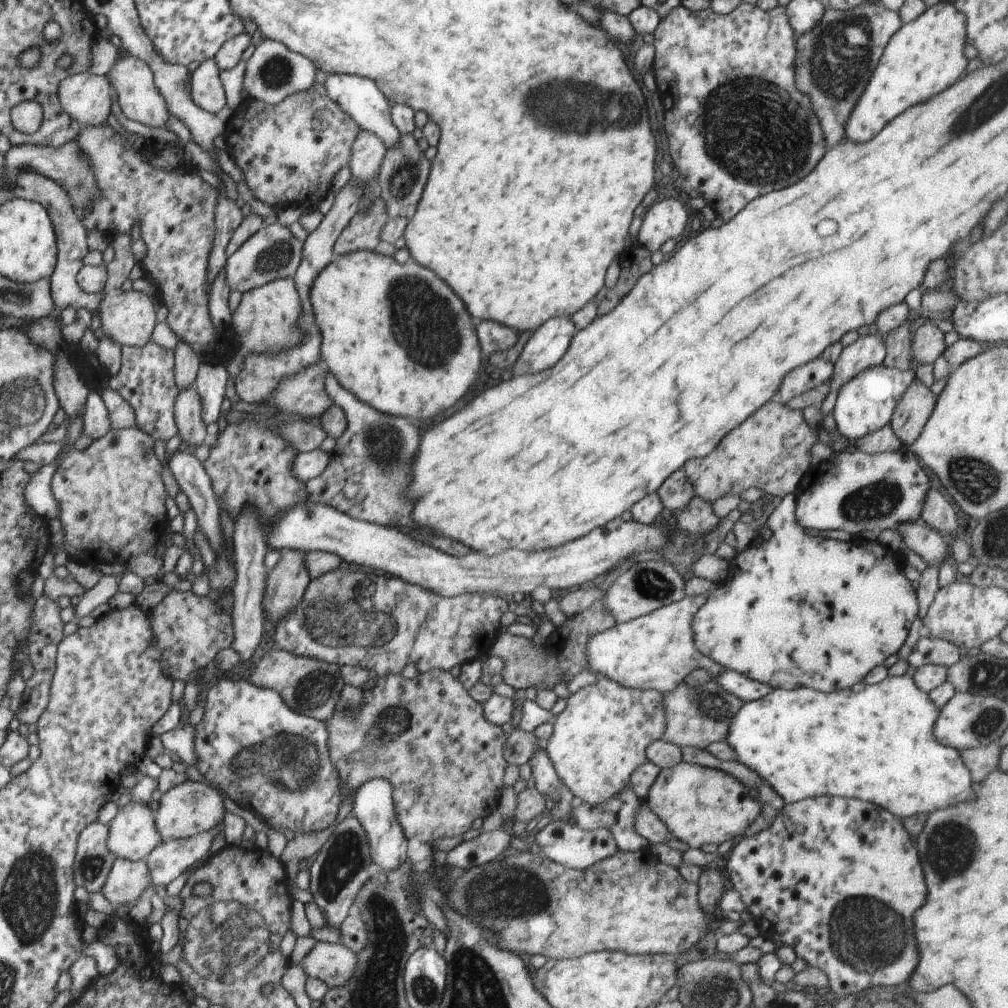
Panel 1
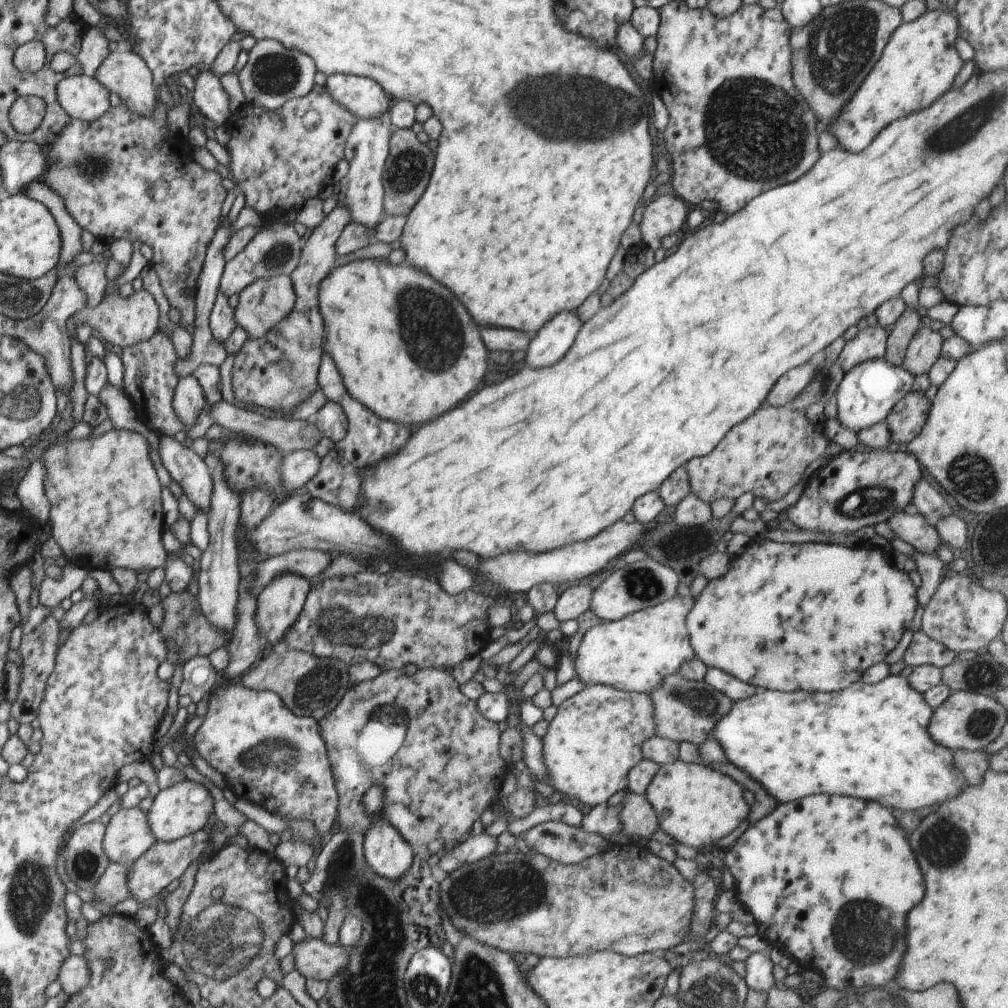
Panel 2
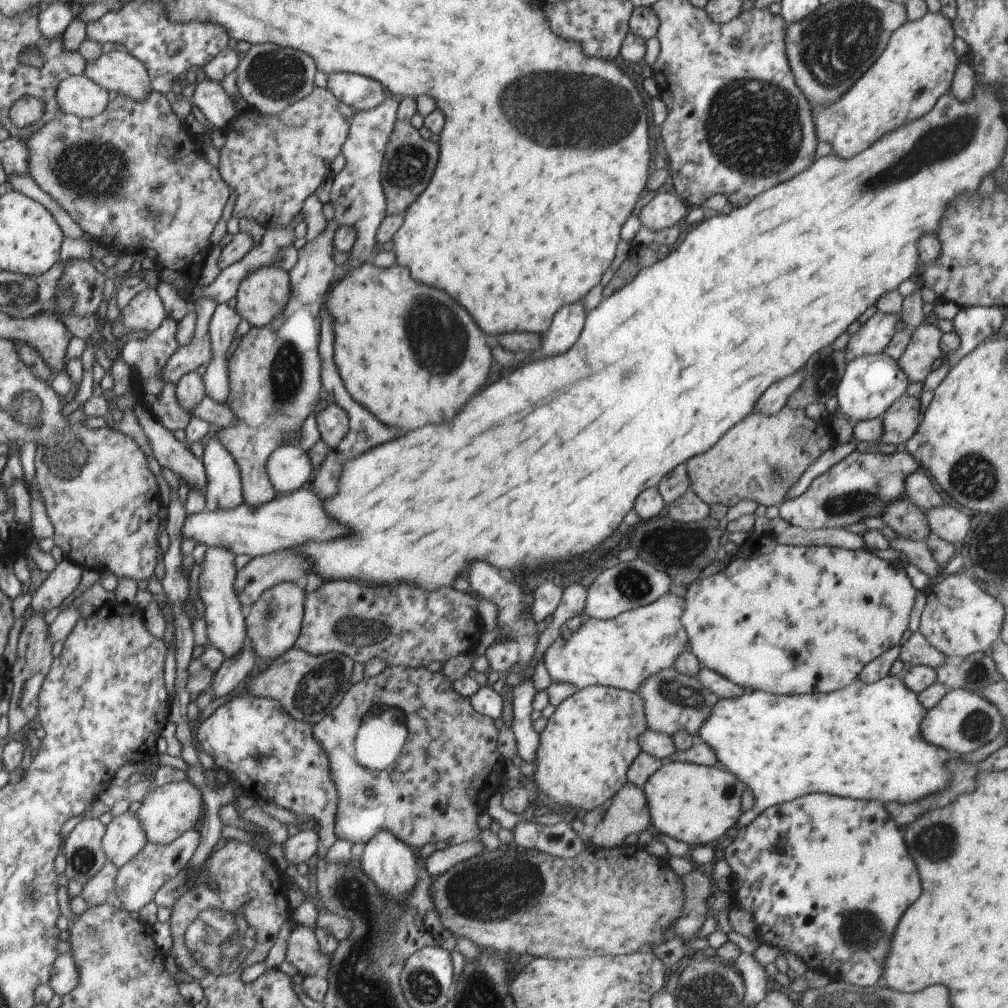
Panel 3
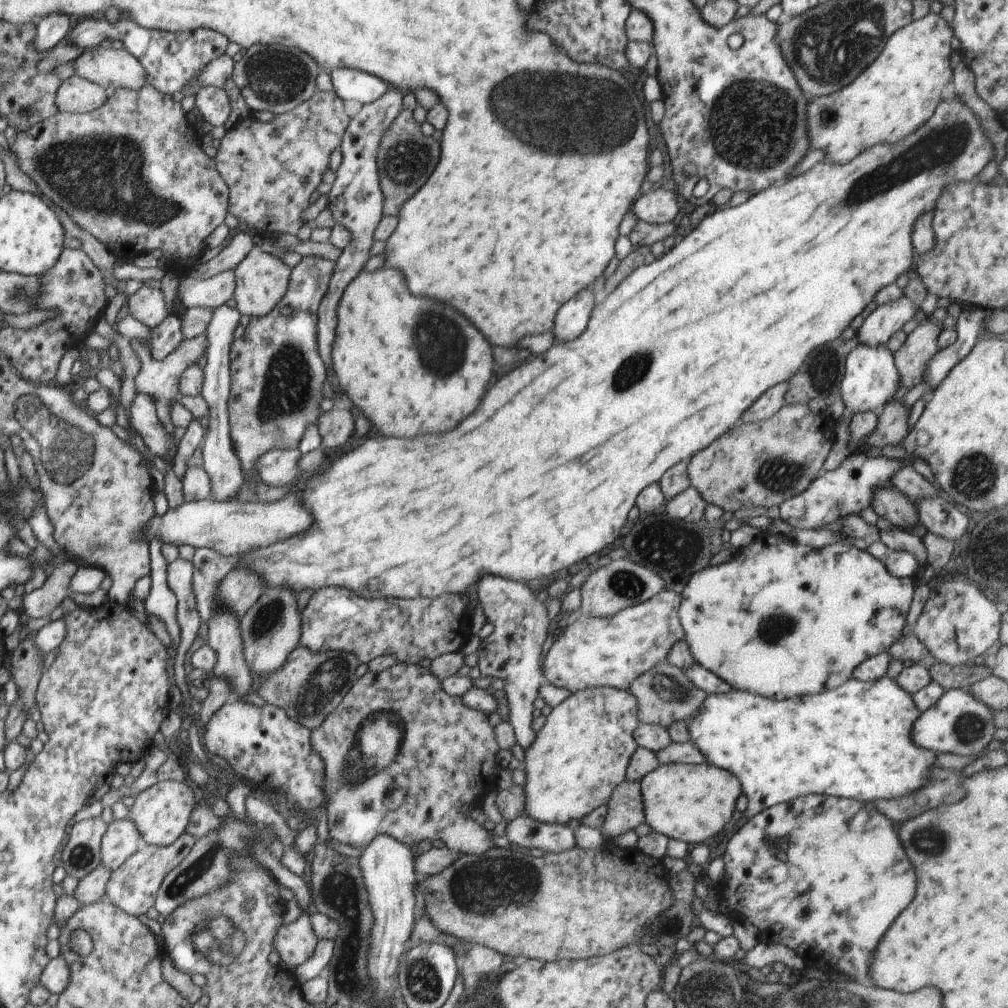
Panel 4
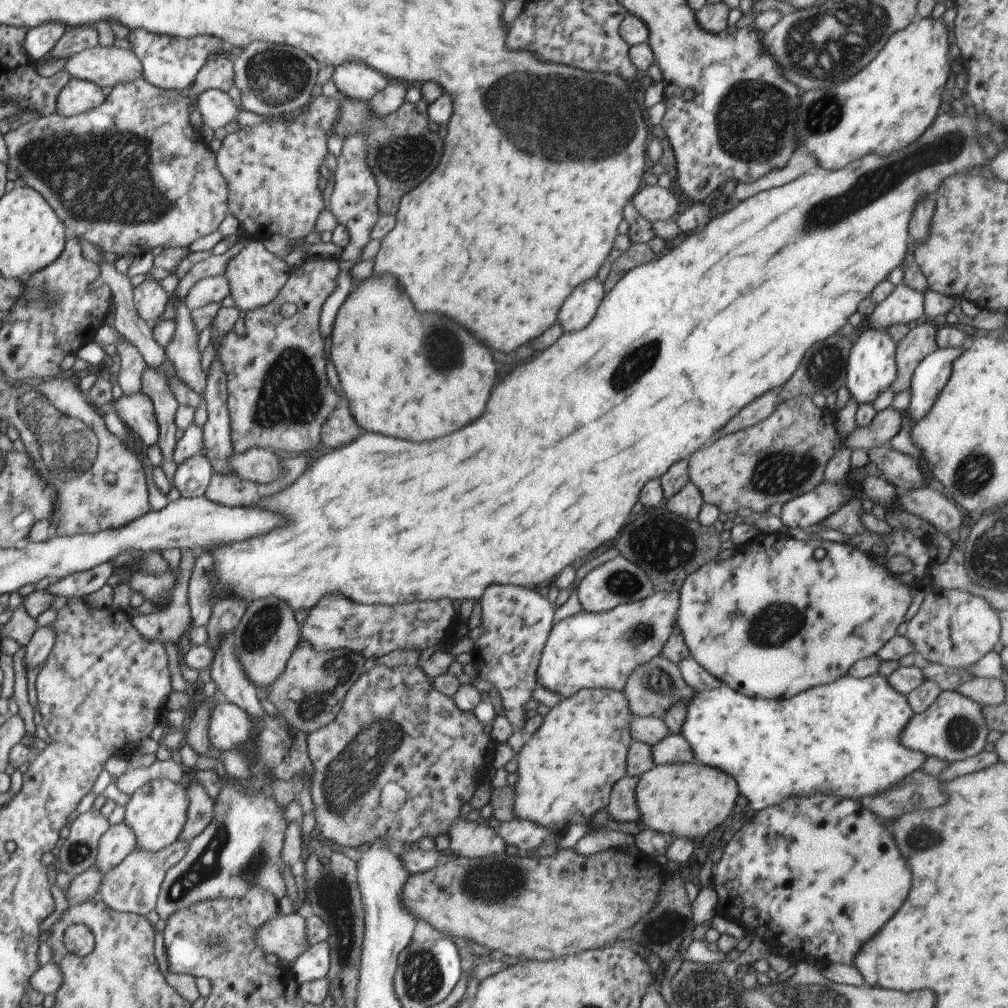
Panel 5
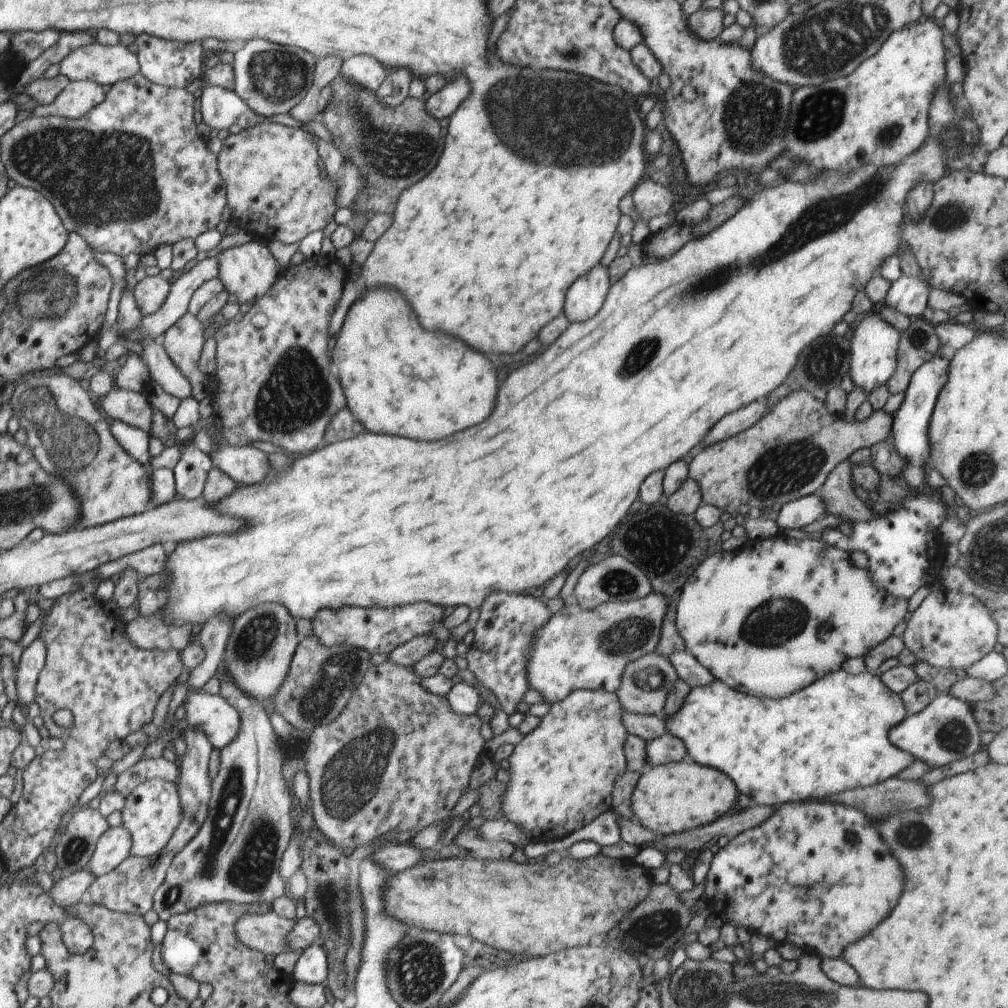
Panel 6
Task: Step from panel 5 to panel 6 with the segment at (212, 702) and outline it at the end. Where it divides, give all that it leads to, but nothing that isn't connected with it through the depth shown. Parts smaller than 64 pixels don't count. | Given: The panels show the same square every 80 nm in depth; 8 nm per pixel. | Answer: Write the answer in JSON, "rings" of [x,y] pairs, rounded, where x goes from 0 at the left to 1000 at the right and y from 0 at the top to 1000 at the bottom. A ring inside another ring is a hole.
{"rings":[[[187,721],[183,726],[186,739],[178,761],[177,786],[181,801],[181,813],[167,834],[165,844],[177,847],[195,827],[202,817],[207,805],[209,793],[209,770],[207,769],[207,750],[212,744],[204,727],[196,721]]]}

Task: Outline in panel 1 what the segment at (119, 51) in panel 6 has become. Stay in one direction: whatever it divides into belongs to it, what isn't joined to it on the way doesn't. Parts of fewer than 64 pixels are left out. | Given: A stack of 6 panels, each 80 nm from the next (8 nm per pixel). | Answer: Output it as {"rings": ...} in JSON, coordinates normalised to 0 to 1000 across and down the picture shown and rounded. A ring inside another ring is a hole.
{"rings":[[[126,51],[121,52],[115,58],[113,67],[105,75],[109,77],[109,83],[117,91],[117,102],[125,117],[151,127],[167,124],[167,118],[170,113],[167,101],[163,97],[163,93],[156,87],[155,73],[143,60],[140,60],[139,57],[131,56]]]}

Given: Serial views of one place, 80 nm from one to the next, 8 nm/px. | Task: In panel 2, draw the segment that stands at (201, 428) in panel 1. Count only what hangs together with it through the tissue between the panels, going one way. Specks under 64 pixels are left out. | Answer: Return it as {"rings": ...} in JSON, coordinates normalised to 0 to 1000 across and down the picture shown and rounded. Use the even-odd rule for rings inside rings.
{"rings":[[[189,370],[185,371],[180,380],[177,381],[175,396],[173,397],[173,406],[185,424],[190,423],[196,416],[202,401],[202,387]]]}

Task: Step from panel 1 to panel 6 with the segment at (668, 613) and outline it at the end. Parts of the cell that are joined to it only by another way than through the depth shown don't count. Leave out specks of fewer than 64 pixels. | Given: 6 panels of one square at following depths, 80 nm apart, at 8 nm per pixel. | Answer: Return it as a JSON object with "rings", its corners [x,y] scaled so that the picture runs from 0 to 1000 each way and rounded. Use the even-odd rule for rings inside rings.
{"rings":[[[646,587],[633,595],[599,598],[588,604],[577,604],[569,597],[562,599],[531,628],[529,646],[523,661],[526,682],[535,685],[545,698],[560,694],[566,687],[575,684],[611,688],[620,663],[630,655],[649,648],[652,644],[656,621],[665,600],[662,590],[651,587]]]}

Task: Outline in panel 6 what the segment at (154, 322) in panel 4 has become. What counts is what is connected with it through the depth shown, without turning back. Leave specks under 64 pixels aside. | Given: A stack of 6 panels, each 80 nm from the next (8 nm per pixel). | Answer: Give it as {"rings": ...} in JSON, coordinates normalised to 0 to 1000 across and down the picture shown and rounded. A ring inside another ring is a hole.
{"rings":[[[153,269],[153,276],[149,276],[147,272],[136,280],[132,293],[137,306],[144,314],[160,308],[168,294],[167,290],[169,290],[169,282],[157,270]]]}

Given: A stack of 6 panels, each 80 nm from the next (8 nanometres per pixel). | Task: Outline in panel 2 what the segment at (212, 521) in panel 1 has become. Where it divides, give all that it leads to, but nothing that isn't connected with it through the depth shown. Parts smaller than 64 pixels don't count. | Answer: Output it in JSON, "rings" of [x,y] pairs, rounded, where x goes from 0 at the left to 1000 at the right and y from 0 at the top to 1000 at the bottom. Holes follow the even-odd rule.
{"rings":[[[151,432],[155,439],[155,451],[159,453],[169,473],[181,483],[182,491],[187,492],[193,504],[208,508],[212,480],[202,455],[171,433]]]}

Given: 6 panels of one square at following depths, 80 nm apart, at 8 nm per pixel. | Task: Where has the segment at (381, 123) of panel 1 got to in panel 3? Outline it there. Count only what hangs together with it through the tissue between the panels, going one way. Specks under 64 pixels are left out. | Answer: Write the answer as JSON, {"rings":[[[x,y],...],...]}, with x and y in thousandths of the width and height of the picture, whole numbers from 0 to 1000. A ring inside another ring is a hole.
{"rings":[[[353,72],[327,73],[324,87],[336,100],[361,111],[373,107],[386,94],[374,79]]]}

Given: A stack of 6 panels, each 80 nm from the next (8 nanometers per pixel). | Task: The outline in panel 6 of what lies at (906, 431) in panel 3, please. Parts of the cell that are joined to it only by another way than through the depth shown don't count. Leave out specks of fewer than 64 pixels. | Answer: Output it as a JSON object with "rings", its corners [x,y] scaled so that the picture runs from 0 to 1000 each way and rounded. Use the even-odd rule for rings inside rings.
{"rings":[[[794,386],[777,395],[746,425],[726,435],[694,443],[684,453],[684,472],[695,484],[697,498],[710,502],[716,508],[728,508],[732,502],[746,502],[762,509],[768,500],[780,500],[800,491],[812,489],[819,473],[827,463],[851,446],[867,442],[869,439],[883,436],[886,413],[877,406],[868,407],[858,418],[838,418],[825,411],[819,401],[811,397],[806,388]]]}

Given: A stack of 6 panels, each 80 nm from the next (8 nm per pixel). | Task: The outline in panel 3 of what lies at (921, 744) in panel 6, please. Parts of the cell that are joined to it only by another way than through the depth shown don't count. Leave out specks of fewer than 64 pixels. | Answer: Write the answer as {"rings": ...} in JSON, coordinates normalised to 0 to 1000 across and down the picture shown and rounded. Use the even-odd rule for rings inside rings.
{"rings":[[[960,684],[940,685],[937,692],[924,702],[914,719],[916,732],[928,741],[938,742],[942,748],[960,748],[986,734],[996,723],[997,711],[972,688]]]}

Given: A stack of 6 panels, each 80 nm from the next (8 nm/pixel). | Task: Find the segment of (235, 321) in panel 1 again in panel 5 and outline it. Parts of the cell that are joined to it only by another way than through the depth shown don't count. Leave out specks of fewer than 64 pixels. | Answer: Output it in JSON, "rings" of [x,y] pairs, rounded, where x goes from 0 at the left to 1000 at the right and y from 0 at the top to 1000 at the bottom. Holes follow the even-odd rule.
{"rings":[[[249,236],[246,242],[226,261],[222,273],[227,278],[233,304],[236,308],[245,311],[268,302],[268,299],[272,298],[272,295],[284,282],[288,269],[287,262],[266,249],[260,238]]]}

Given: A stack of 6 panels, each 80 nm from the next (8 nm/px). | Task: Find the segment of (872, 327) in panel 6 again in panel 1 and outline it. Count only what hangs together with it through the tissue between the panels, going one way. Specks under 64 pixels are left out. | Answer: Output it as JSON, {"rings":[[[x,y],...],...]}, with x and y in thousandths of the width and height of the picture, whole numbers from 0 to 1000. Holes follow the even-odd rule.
{"rings":[[[863,363],[855,369],[851,369],[845,377],[841,377],[833,387],[831,387],[830,397],[826,406],[827,419],[830,427],[836,434],[843,437],[855,436],[855,433],[863,432],[879,421],[884,420],[884,416],[891,402],[895,397],[897,389],[909,376],[909,371],[905,367],[890,367],[889,365],[879,365],[879,363]]]}

